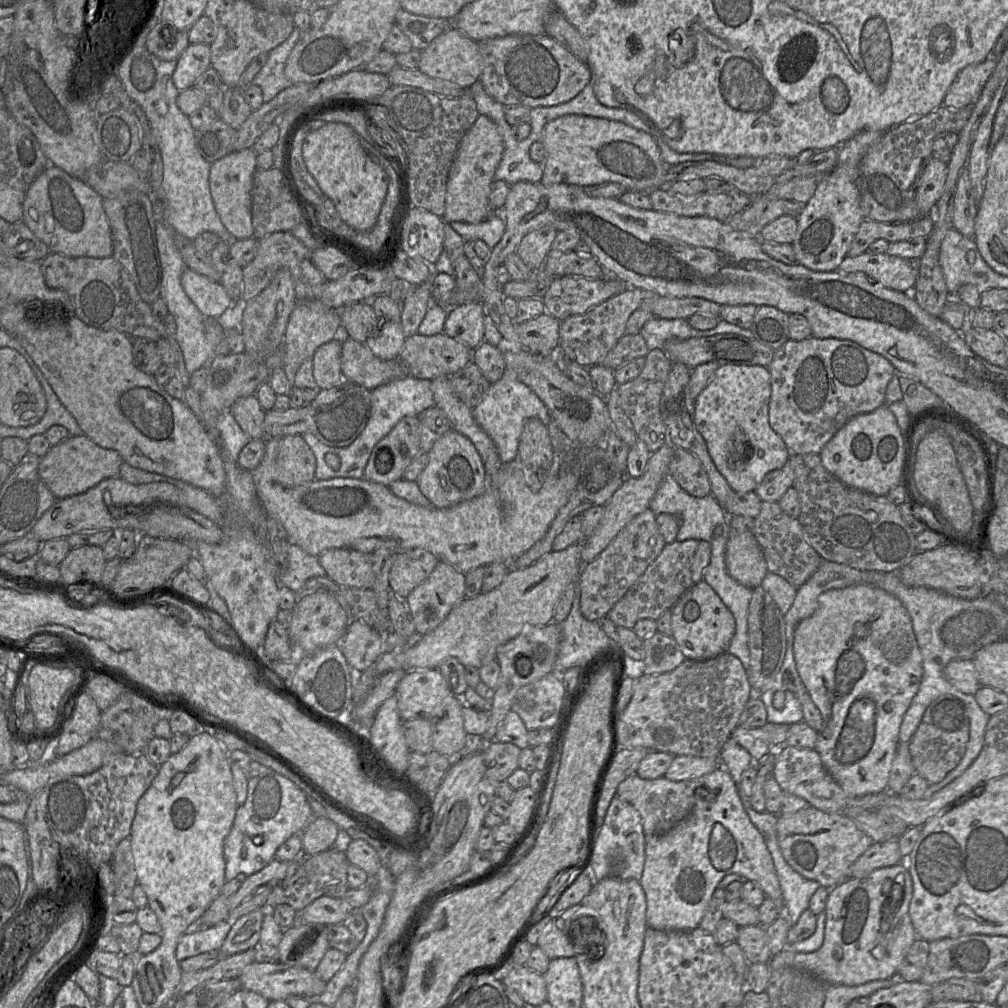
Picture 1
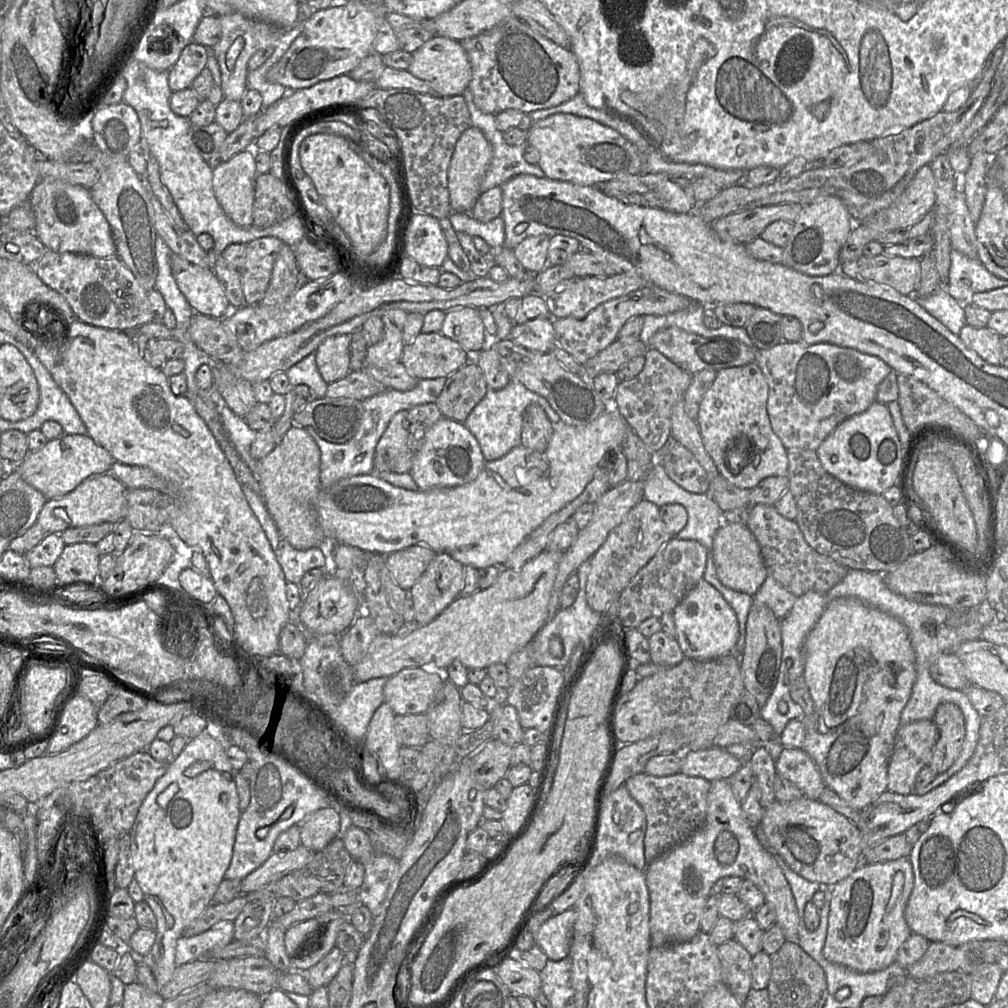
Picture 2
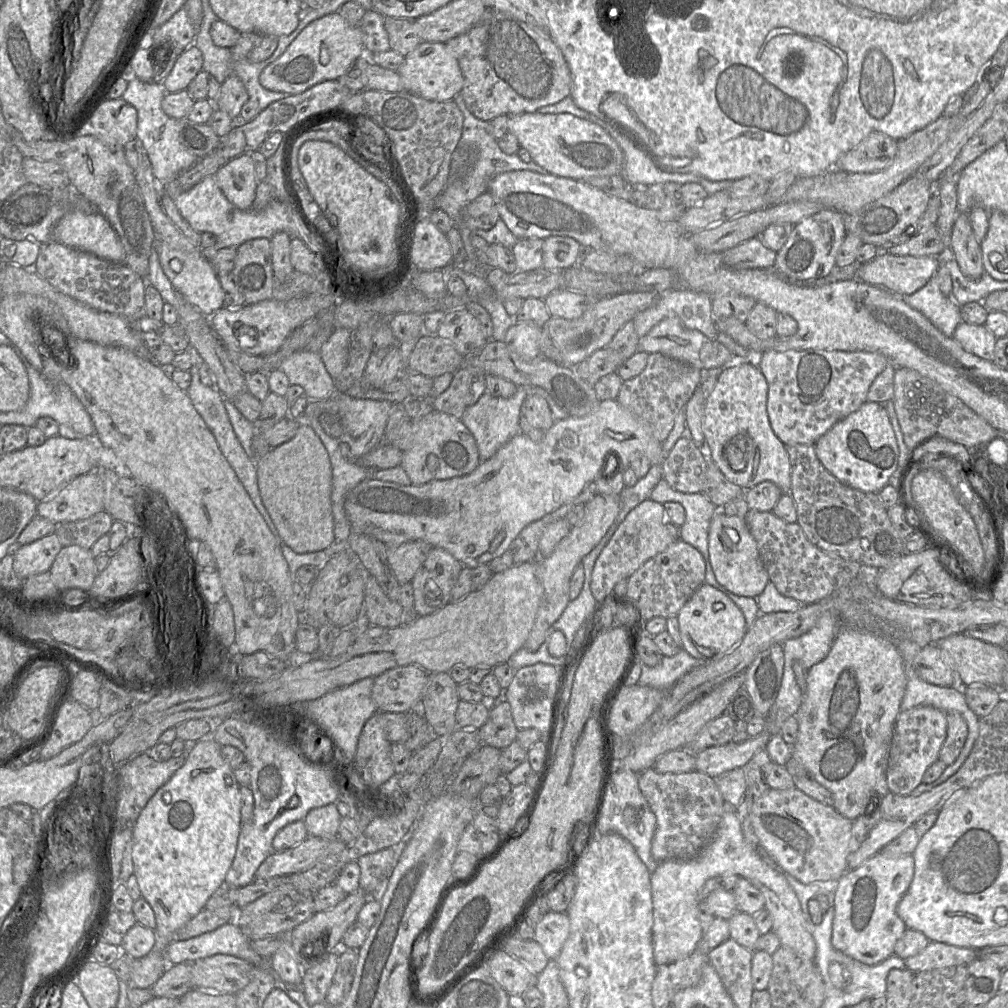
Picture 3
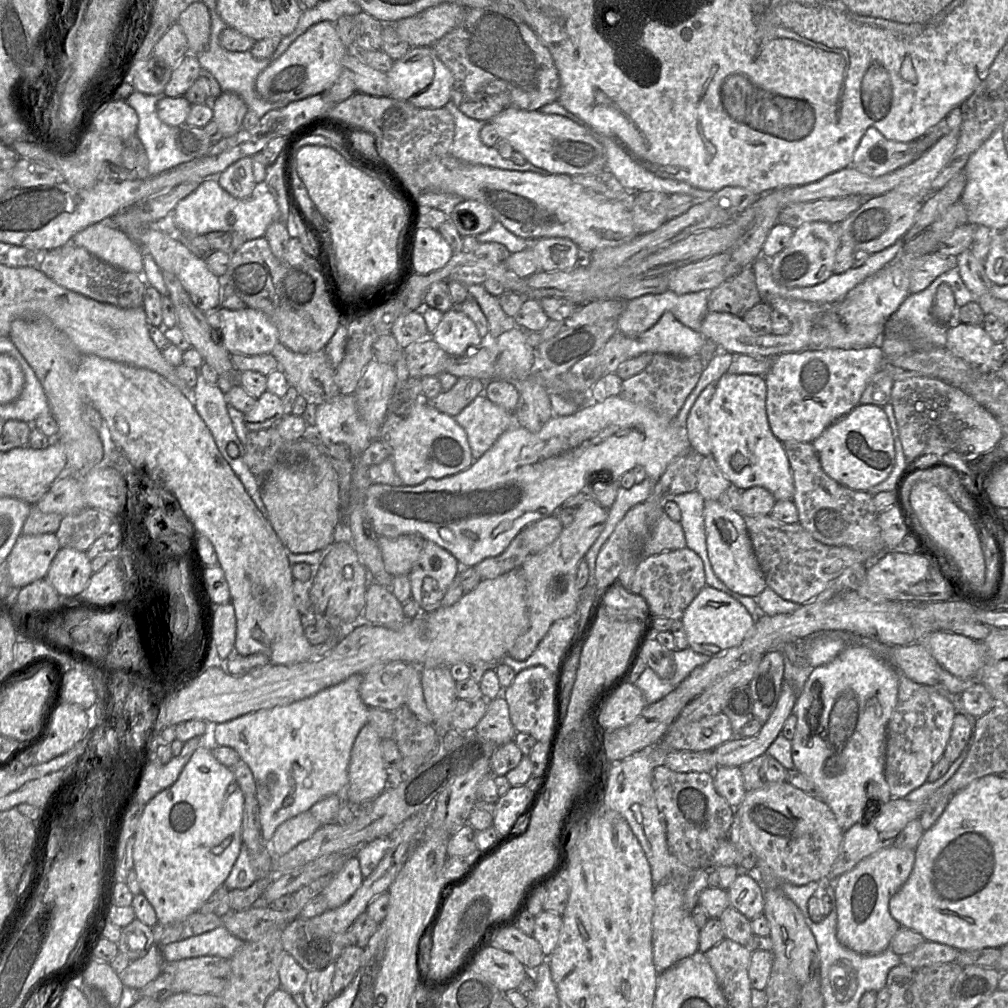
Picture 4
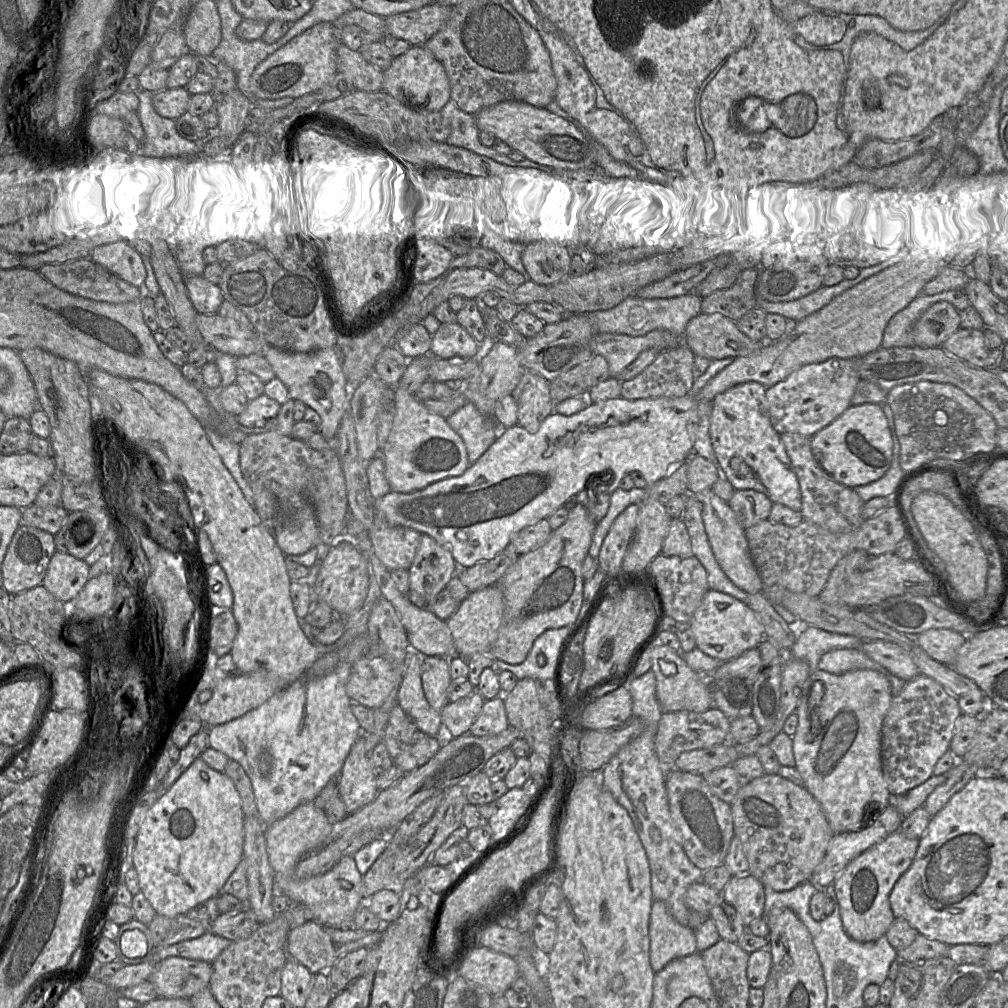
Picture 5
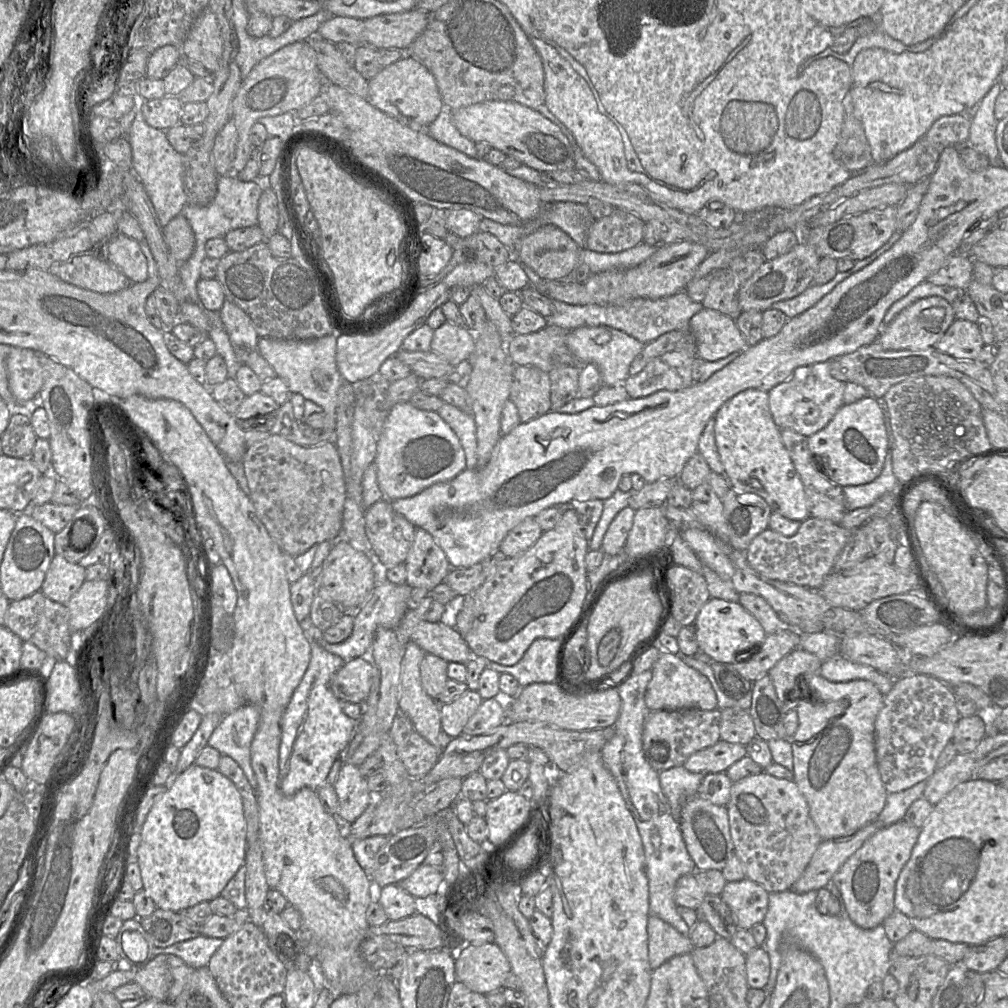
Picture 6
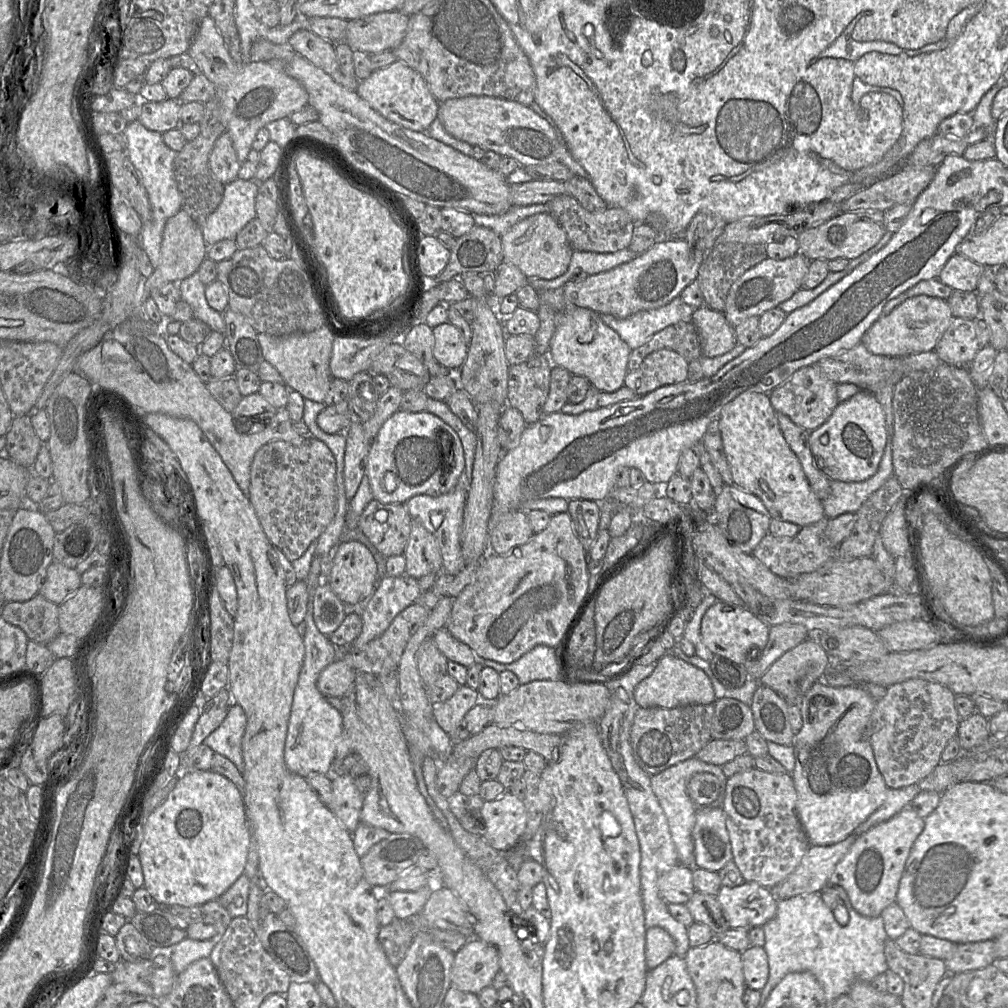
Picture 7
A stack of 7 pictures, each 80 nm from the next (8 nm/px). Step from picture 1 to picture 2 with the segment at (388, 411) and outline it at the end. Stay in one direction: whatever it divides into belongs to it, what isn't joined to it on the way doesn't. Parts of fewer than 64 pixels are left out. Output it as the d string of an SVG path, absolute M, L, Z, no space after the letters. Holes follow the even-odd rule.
M446 378L419 380L416 386L409 391L399 391L387 389L383 393L362 400L363 416L359 428L352 439L344 444L330 443L318 436L318 434L308 427L306 430L317 443L320 452L320 485L321 488L329 488L336 482L353 476L367 475L373 473L373 460L376 446L392 417L399 411L408 411L411 408L425 404L435 403L443 390ZM335 454L341 454L343 459L338 462L334 460Z

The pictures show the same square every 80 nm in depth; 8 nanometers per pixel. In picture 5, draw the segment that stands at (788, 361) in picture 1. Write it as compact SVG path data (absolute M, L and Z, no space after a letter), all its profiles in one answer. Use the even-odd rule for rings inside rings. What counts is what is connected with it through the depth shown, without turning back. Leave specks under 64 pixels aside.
M833 357L821 363L802 366L785 380L766 389L765 396L773 429L779 435L793 433L811 438L851 406L859 381L851 359Z

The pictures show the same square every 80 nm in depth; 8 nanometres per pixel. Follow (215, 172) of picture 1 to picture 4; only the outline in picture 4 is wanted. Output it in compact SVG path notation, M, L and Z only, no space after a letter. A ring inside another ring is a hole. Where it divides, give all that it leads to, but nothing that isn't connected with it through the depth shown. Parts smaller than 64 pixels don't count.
M246 156L228 166L220 173L221 187L236 198L250 198L256 187L252 162L253 158Z

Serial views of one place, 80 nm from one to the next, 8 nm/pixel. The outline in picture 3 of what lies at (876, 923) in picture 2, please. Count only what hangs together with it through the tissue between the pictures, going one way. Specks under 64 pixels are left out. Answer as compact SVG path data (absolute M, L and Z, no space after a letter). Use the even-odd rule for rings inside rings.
M880 852L854 870L848 870L835 883L832 946L866 964L876 965L894 954L896 942L907 927L897 914L897 906L914 877L912 855L886 857Z

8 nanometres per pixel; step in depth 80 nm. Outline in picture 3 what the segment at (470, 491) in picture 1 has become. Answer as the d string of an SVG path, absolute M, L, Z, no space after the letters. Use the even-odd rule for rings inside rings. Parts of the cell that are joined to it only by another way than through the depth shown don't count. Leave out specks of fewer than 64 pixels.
M433 410L418 423L413 446L403 451L401 467L412 485L445 480L473 472L480 464L478 447L470 430L454 416Z

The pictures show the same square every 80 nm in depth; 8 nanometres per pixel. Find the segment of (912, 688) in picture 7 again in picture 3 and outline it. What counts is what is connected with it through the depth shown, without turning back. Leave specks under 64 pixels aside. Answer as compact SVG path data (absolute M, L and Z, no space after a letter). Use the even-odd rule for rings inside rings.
M932 706L900 711L894 726L887 768L887 783L891 793L908 796L922 783L927 768L938 760L946 736L947 712Z

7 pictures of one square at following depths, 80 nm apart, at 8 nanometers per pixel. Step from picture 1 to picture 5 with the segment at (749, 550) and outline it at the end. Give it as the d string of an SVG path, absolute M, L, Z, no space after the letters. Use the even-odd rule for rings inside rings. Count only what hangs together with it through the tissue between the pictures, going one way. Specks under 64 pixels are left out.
M705 489L695 494L703 504L702 520L713 555L726 576L747 594L761 593L764 584L752 560L745 530L739 525L728 503L721 500L712 490Z

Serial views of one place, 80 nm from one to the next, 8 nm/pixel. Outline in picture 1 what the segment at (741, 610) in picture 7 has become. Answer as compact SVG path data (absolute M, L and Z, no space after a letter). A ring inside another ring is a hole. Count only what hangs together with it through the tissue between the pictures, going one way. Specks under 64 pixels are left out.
M702 579L678 599L671 609L671 636L686 659L708 660L727 652L735 633L735 620L716 592Z

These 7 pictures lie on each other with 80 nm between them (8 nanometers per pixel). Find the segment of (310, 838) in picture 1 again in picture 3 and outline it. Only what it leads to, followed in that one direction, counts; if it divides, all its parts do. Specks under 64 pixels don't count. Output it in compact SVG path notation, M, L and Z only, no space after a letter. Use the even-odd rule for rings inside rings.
M336 803L312 809L304 818L308 836L324 839L338 838L340 821Z

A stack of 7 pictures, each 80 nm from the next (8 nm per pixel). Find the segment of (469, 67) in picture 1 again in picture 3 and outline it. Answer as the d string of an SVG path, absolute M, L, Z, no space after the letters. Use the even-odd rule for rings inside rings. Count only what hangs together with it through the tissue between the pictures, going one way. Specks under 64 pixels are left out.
M421 42L404 57L404 62L397 72L401 76L404 90L434 102L453 100L464 84L458 61L447 50L445 43L441 42Z

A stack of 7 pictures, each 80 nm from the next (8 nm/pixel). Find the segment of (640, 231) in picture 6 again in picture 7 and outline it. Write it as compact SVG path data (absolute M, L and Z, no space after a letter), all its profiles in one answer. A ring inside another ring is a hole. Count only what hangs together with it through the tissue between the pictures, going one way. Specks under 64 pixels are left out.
M559 195L547 202L550 214L566 232L573 250L598 253L616 252L629 246L636 226L634 219L622 208L607 207L603 211L590 212L579 201L569 195Z

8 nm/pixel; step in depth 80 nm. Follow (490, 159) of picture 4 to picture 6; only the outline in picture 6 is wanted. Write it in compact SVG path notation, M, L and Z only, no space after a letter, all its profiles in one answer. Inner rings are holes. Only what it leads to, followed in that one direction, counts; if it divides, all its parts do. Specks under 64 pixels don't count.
M444 105L444 109L435 121L427 127L427 133L438 142L457 149L471 158L484 159L479 158L476 143L463 136L455 127L452 122L452 112L452 109Z

